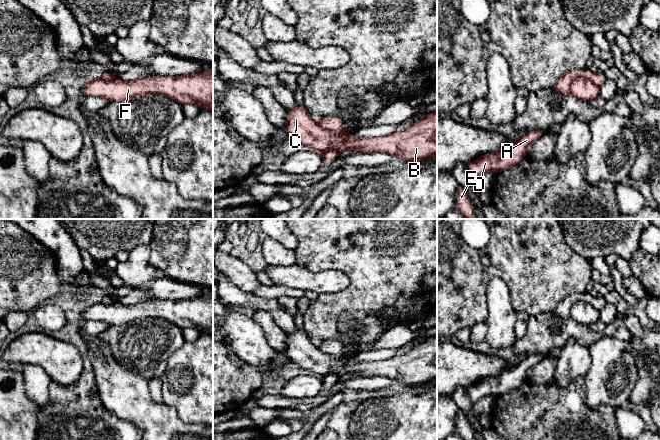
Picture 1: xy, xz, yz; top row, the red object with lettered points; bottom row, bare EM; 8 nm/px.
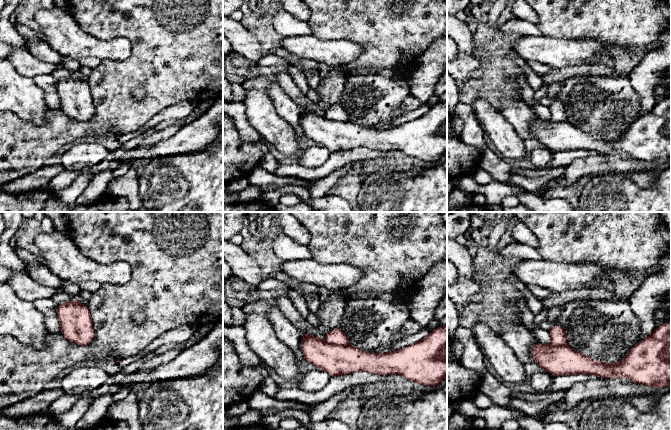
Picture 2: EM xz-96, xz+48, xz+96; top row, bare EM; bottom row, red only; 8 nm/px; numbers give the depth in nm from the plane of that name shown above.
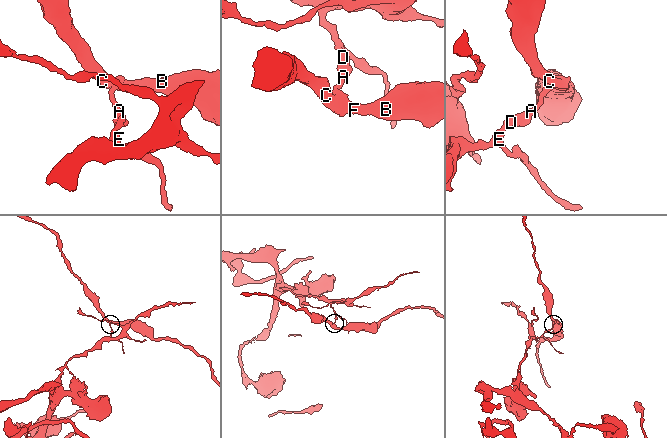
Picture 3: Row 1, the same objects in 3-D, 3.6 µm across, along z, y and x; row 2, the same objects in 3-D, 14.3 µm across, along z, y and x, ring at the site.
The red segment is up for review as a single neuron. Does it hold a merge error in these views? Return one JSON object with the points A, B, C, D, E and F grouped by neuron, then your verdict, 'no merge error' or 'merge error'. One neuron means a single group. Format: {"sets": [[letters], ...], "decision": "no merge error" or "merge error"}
{"sets": [["A", "D", "E"], ["B", "C", "F"]], "decision": "merge error"}

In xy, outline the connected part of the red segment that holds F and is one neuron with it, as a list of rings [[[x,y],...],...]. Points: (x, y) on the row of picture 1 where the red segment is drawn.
[[[213,71],[178,77],[153,76],[132,81],[96,78],[84,83],[82,92],[86,96],[101,97],[109,102],[130,100],[147,94],[160,94],[182,106],[194,104],[213,112]]]

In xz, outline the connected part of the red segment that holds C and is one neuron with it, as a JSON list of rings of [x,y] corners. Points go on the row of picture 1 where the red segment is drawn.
[[[296,104],[294,108],[286,110],[285,130],[291,138],[303,145],[313,148],[315,152],[321,155],[328,150],[335,150],[337,153],[342,153],[348,149],[356,149],[359,153],[384,152],[394,155],[399,161],[418,162],[431,160],[433,156],[437,154],[437,111],[424,115],[403,131],[395,131],[381,137],[358,138],[352,137],[351,134],[345,132],[337,135],[322,128],[312,119],[304,106]]]

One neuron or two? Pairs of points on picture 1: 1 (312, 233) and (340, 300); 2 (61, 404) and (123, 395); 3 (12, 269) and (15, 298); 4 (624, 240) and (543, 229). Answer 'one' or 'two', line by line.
1: one
2: two
3: one
4: two

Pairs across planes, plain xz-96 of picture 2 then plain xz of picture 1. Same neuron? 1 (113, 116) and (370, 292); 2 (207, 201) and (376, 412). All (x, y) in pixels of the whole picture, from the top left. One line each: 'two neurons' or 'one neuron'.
1: one neuron
2: one neuron

